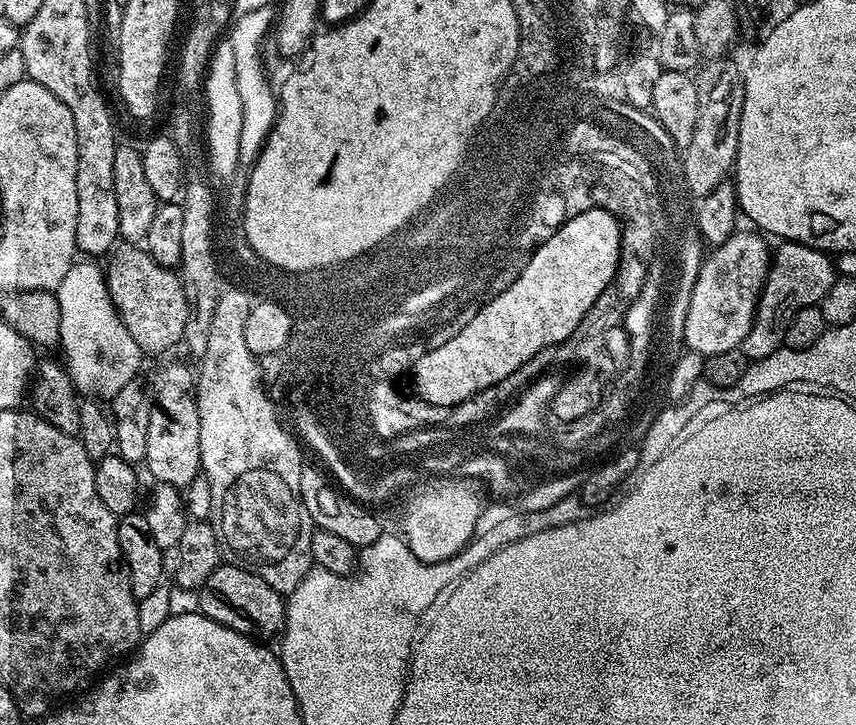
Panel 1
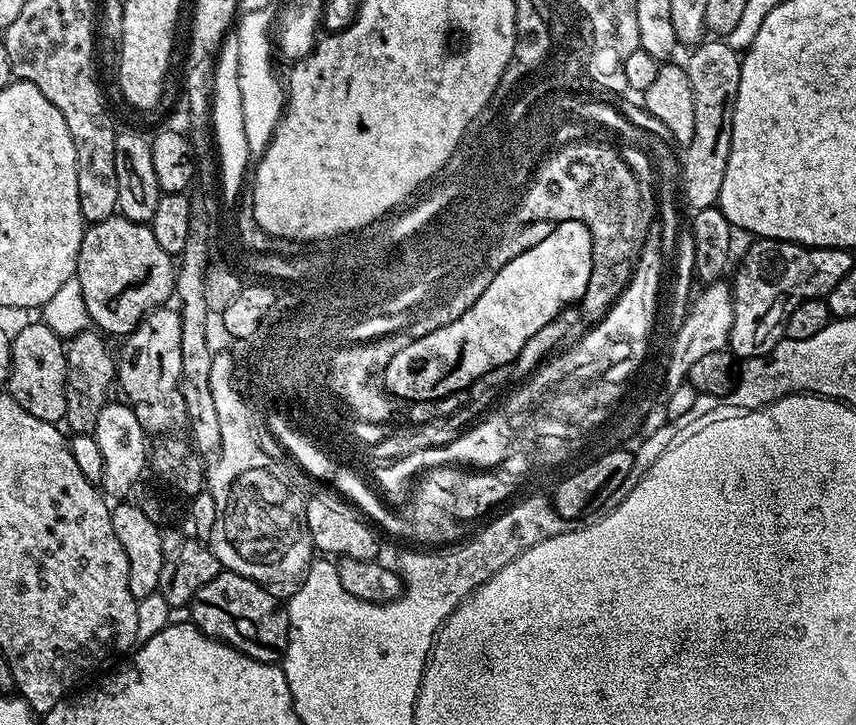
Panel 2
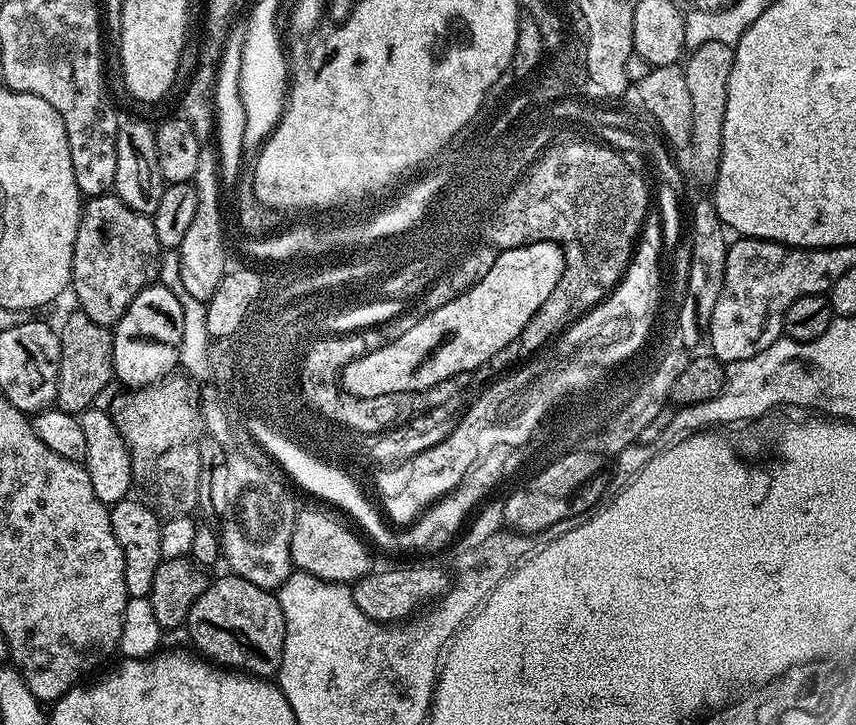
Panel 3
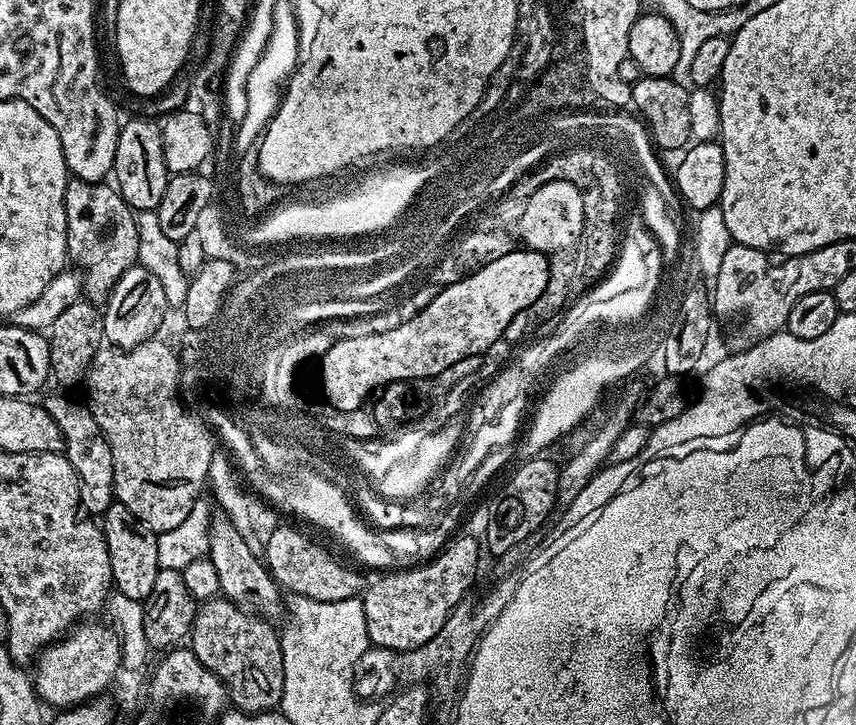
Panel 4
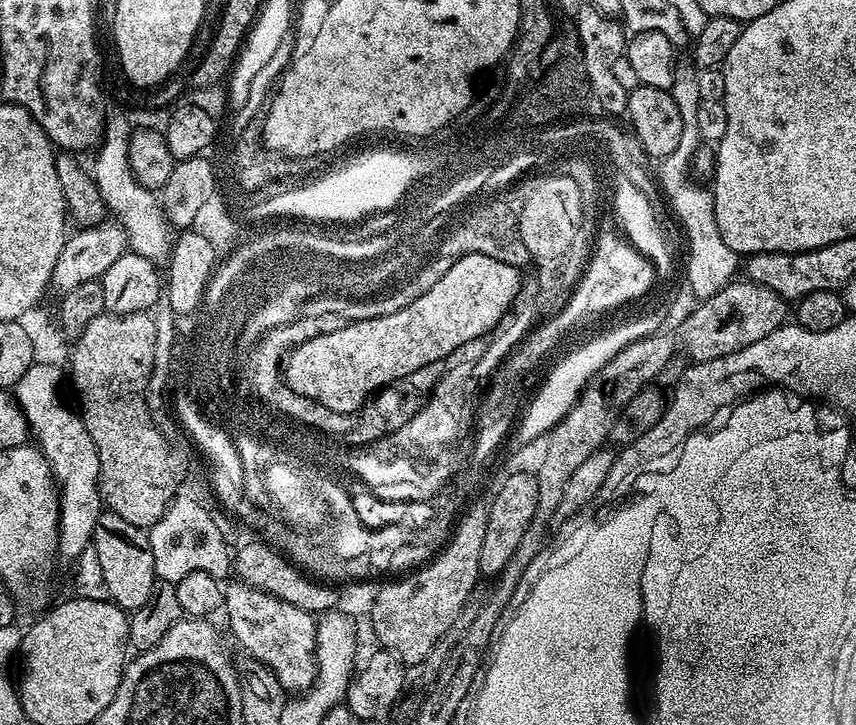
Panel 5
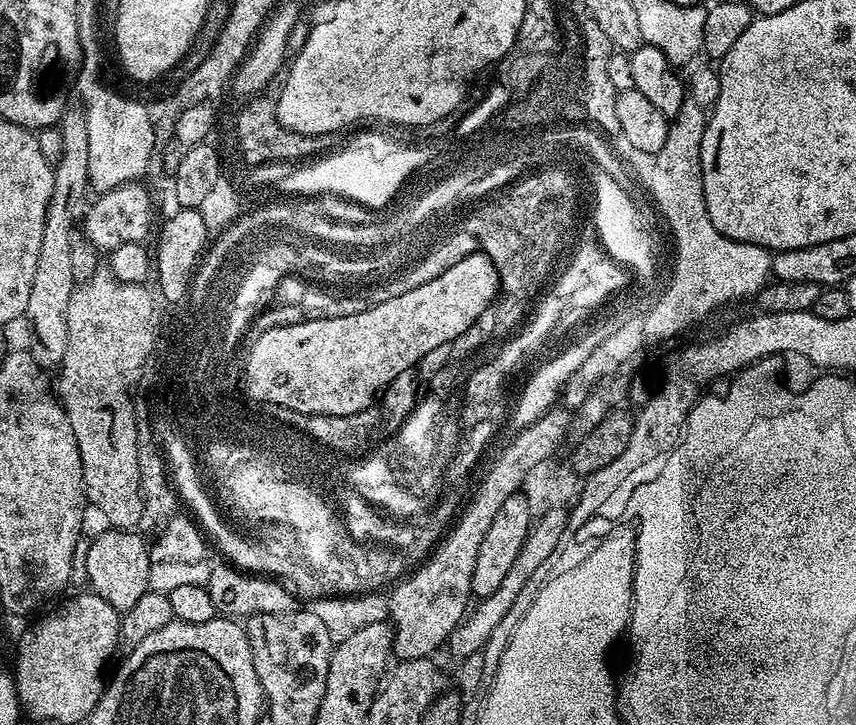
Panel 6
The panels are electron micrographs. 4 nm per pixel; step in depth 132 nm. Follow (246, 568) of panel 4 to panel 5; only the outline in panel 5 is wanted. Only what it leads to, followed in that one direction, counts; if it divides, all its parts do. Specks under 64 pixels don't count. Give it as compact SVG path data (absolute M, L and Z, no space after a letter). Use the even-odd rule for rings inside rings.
M235 582L224 590L223 615L228 615L228 624L253 659L265 664L278 678L285 693L303 694L316 681L316 621L311 612L300 612L298 606L274 598L249 584Z

